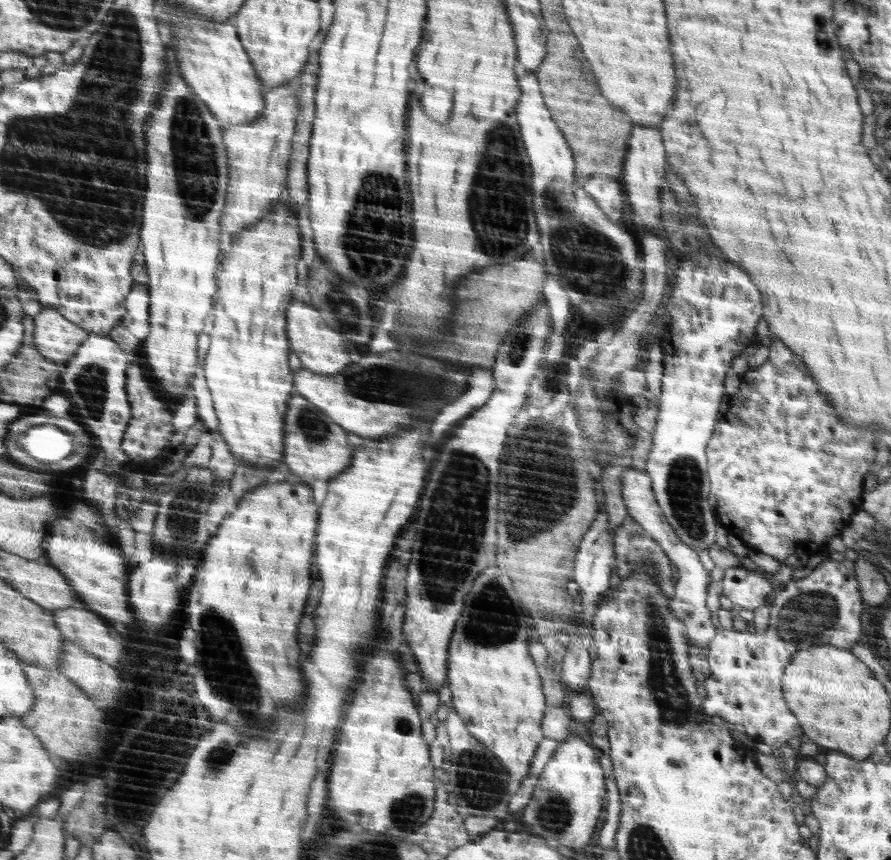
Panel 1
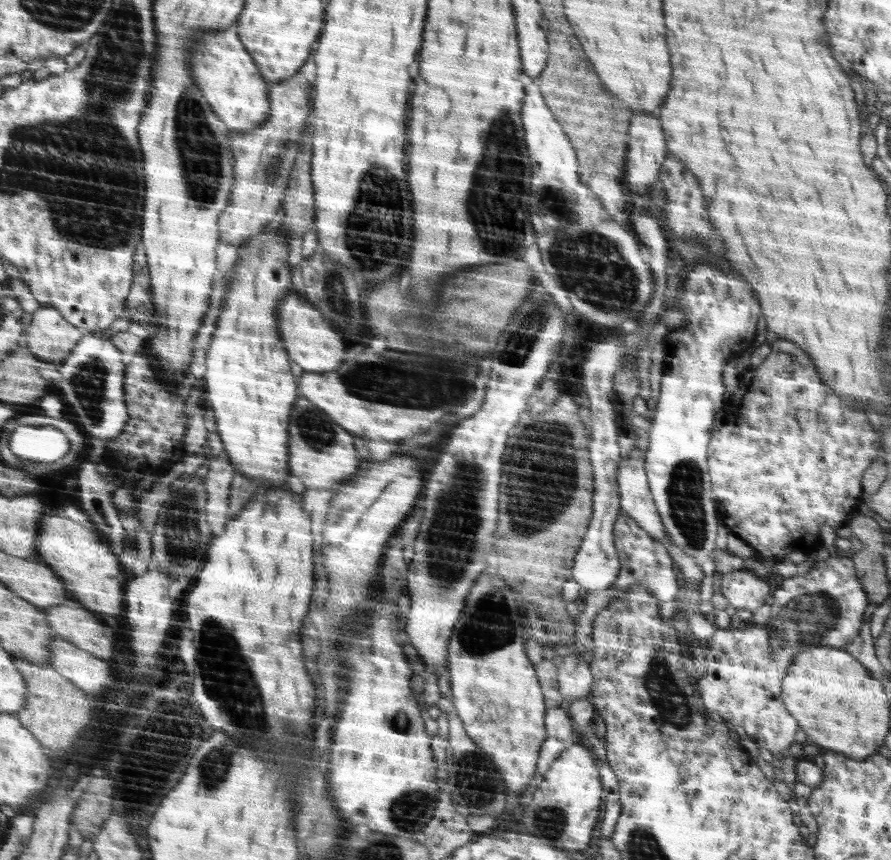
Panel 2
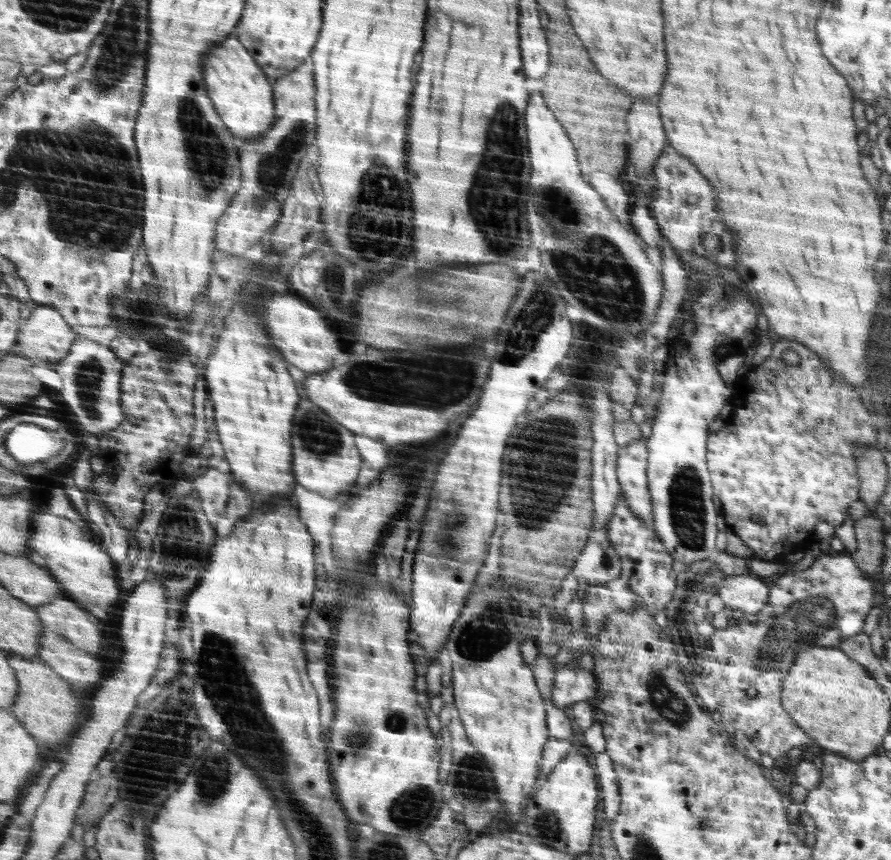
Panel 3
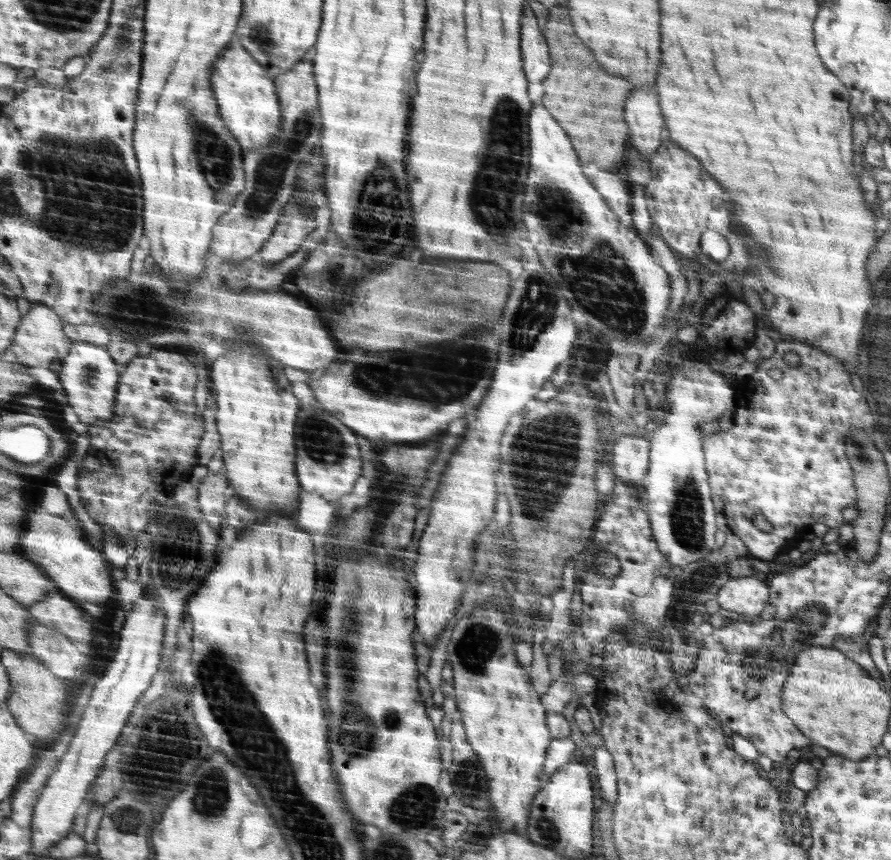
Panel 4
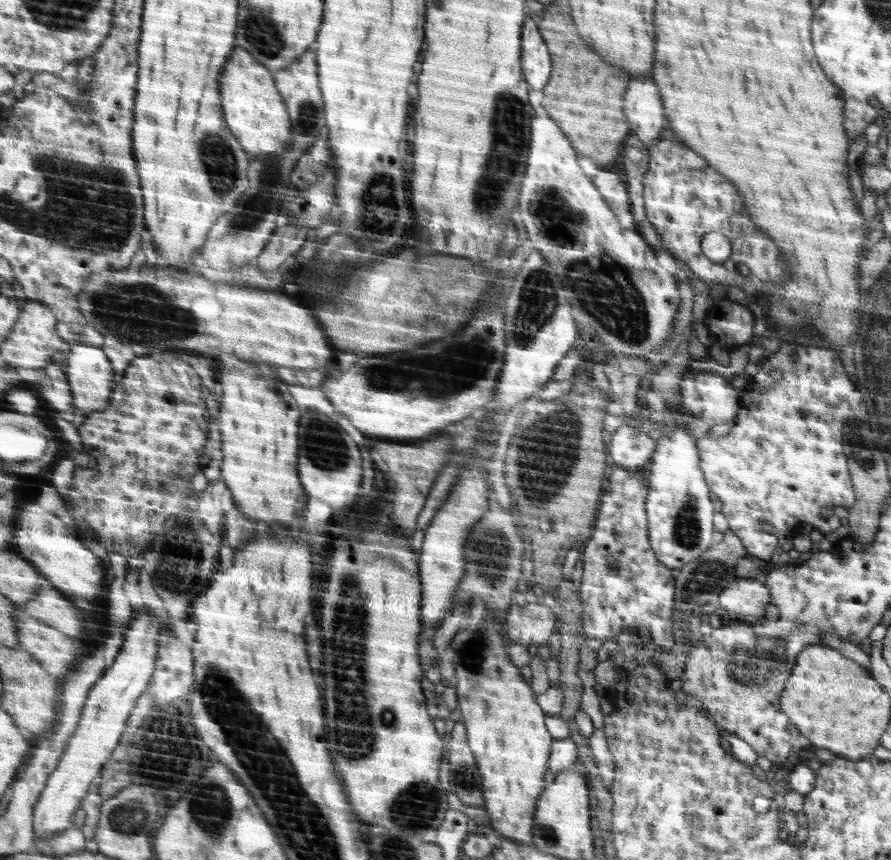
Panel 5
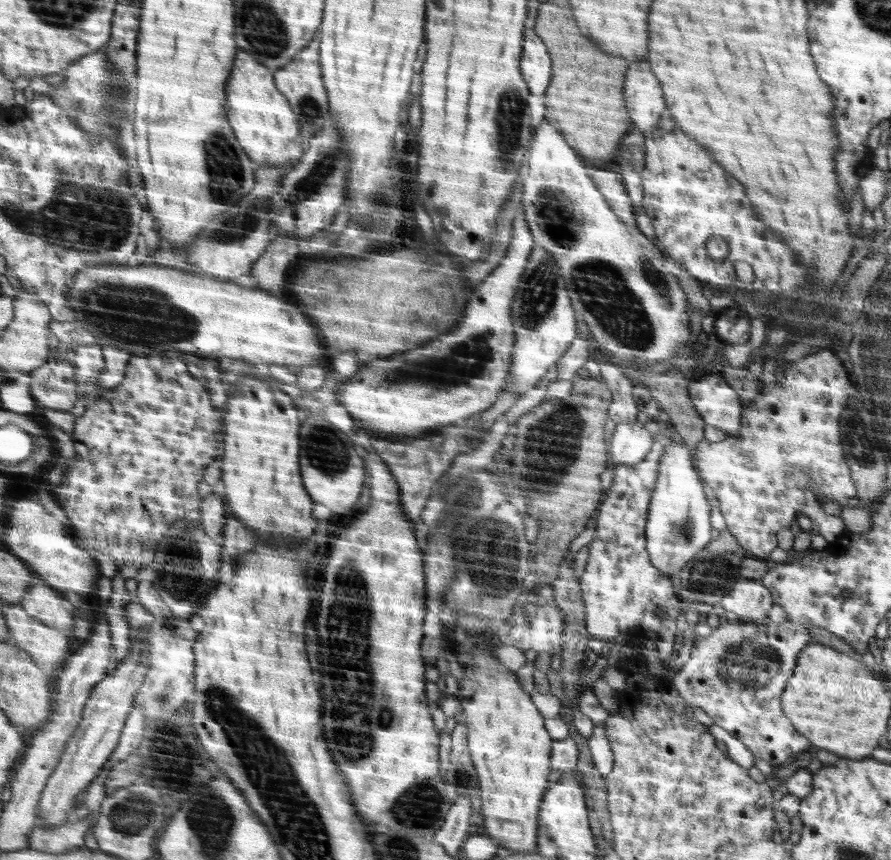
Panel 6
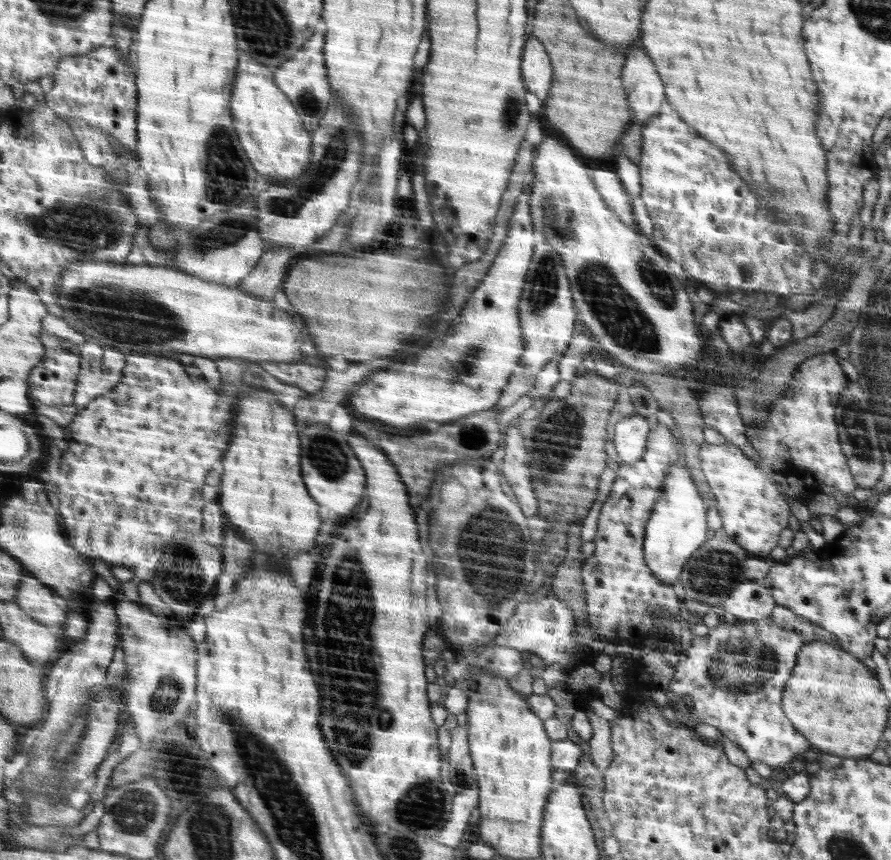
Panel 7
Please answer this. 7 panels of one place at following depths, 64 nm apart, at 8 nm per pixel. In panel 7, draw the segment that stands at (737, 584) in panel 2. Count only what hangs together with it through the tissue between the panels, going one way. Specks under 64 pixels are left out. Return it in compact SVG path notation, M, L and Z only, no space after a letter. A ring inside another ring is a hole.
M744 580L725 600L726 602L722 603L724 610L740 620L770 620L776 606L768 588L758 581Z

